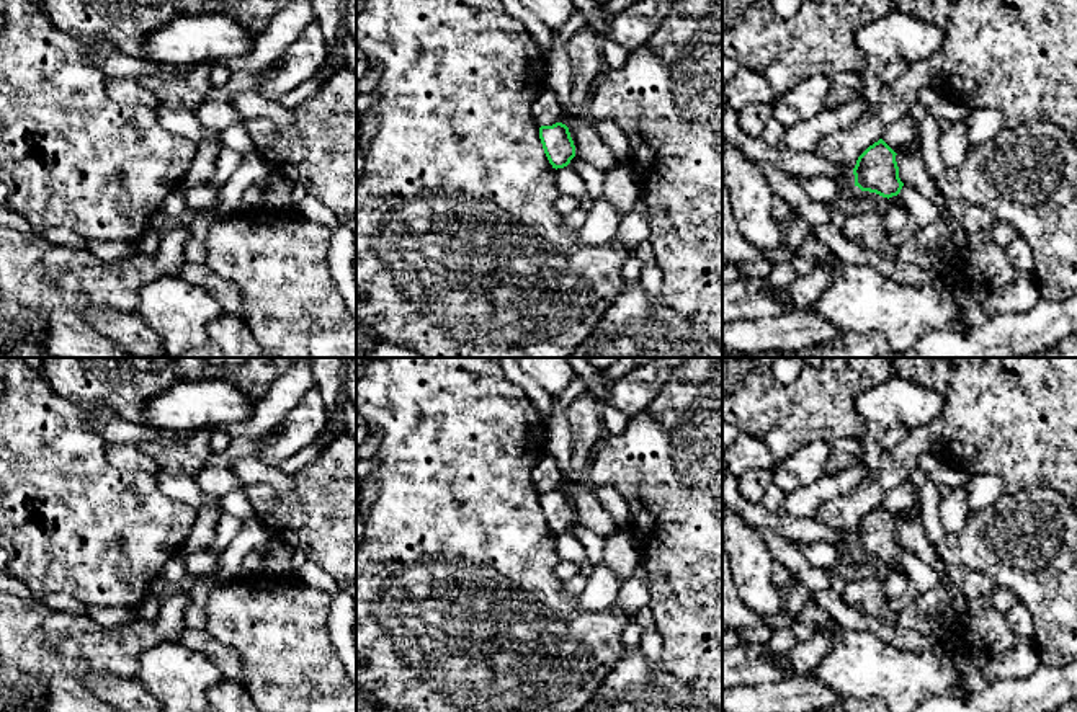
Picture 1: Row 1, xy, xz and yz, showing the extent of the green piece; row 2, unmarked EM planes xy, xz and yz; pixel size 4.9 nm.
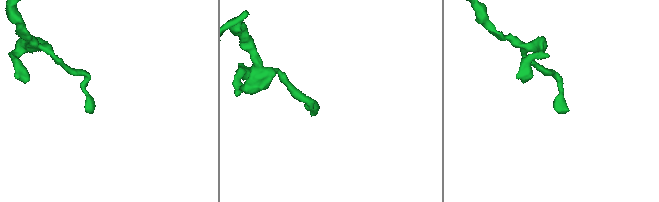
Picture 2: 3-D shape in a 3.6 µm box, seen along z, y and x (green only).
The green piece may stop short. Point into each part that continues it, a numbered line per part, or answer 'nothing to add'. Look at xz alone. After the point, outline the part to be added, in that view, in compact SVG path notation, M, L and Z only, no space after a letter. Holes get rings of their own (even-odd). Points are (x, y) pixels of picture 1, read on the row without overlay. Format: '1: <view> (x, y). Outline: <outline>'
nothing to add

